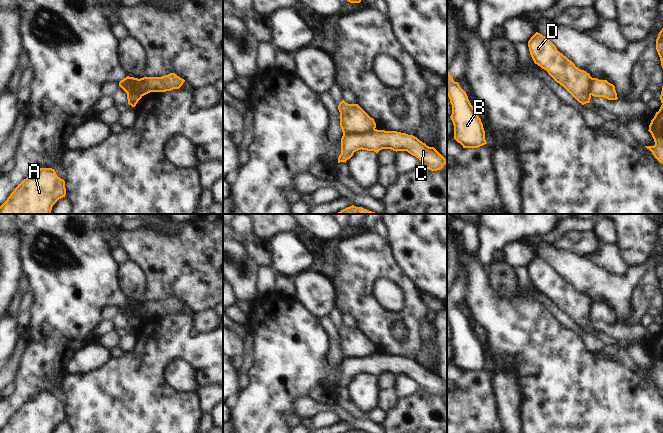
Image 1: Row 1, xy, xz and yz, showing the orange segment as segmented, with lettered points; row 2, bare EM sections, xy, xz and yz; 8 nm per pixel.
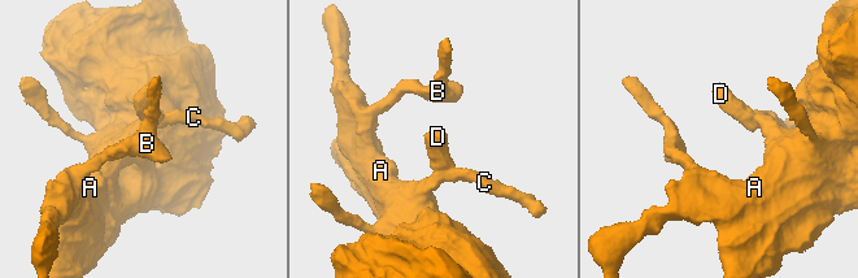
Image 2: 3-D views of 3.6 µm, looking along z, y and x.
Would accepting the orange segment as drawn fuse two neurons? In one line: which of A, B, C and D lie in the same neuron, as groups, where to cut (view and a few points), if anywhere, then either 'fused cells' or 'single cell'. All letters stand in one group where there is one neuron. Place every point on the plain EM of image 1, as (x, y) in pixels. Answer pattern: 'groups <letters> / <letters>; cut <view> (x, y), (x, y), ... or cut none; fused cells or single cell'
groups A B C / D; cut xz (374, 352), (360, 358), (343, 358); fused cells

